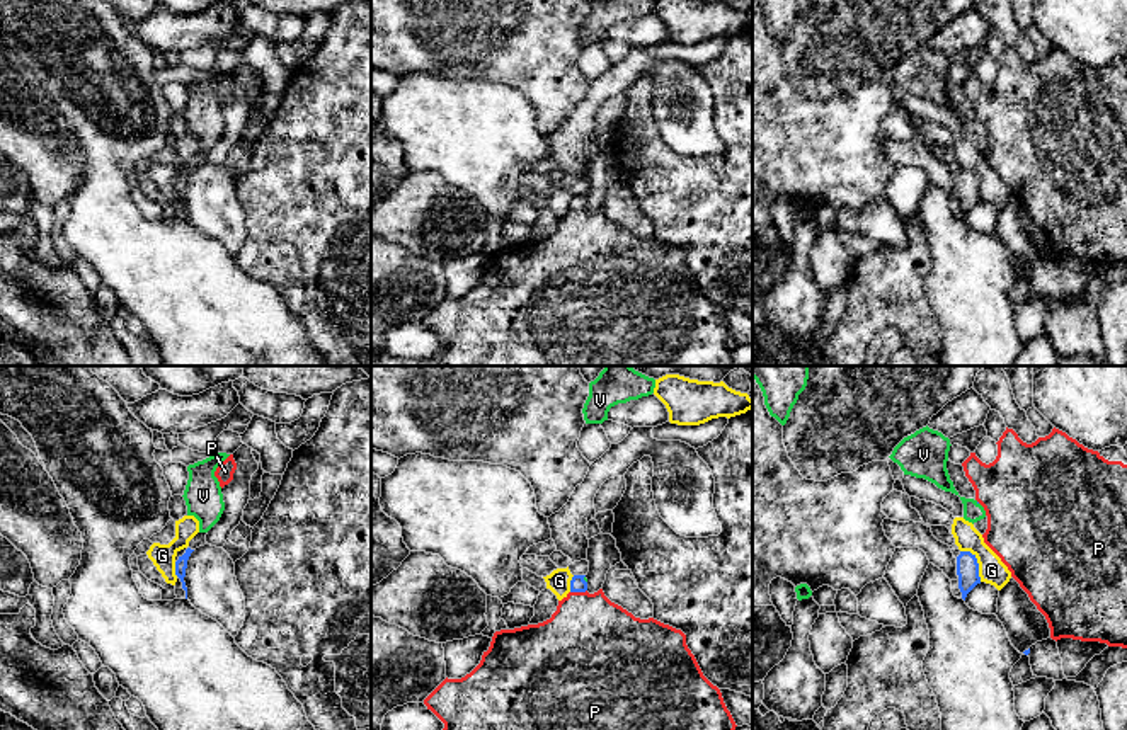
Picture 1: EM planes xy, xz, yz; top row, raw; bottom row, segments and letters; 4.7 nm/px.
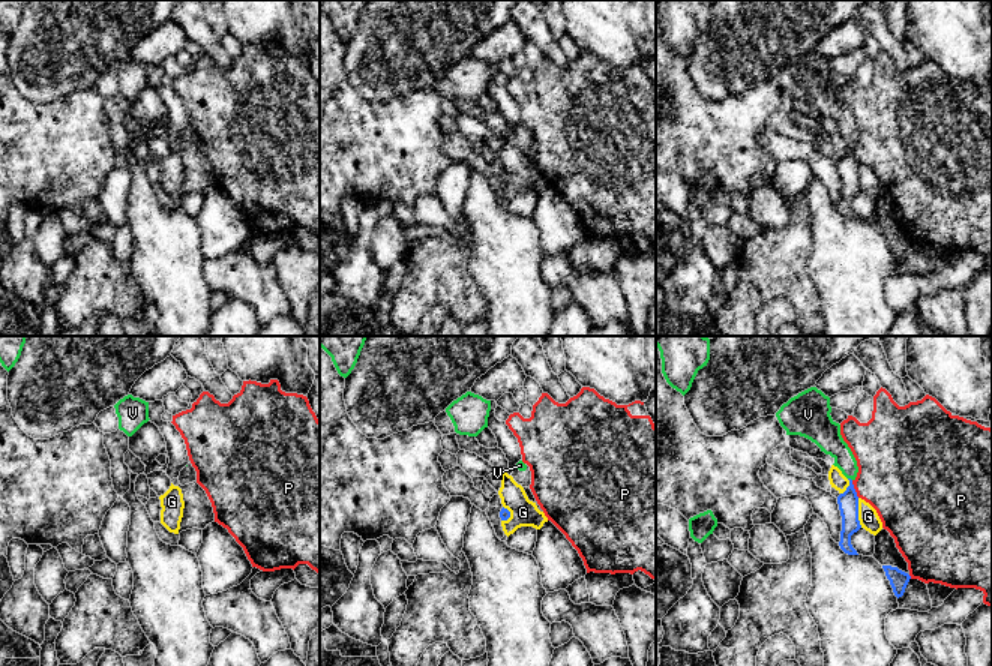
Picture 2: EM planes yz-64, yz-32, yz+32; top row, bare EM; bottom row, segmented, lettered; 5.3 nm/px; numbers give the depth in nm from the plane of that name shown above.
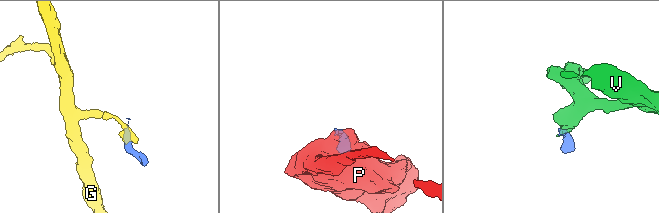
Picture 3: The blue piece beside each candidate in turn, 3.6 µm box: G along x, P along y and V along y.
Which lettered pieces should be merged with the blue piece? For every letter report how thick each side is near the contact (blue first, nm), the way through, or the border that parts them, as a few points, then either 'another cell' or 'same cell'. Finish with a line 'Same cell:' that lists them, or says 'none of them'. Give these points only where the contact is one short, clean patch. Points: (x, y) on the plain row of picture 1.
G: 110 nm thick on the blue side, 130 nm on the other; border along yz (961, 169), (967, 169), (976, 177), (981, 199); another cell
P: 80 nm thick on the blue side, 440 nm on the other; another cell
V: 80 nm thick on the blue side, 20 nm on the other; runs through xz (577, 203), (583, 198), (584, 196); same cell
Same cell: V

